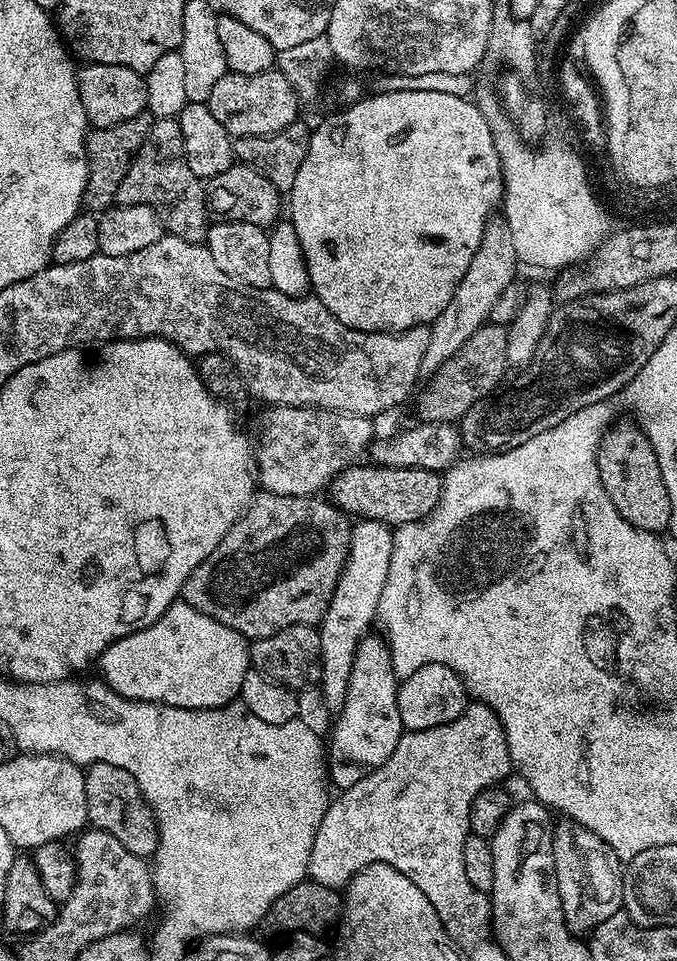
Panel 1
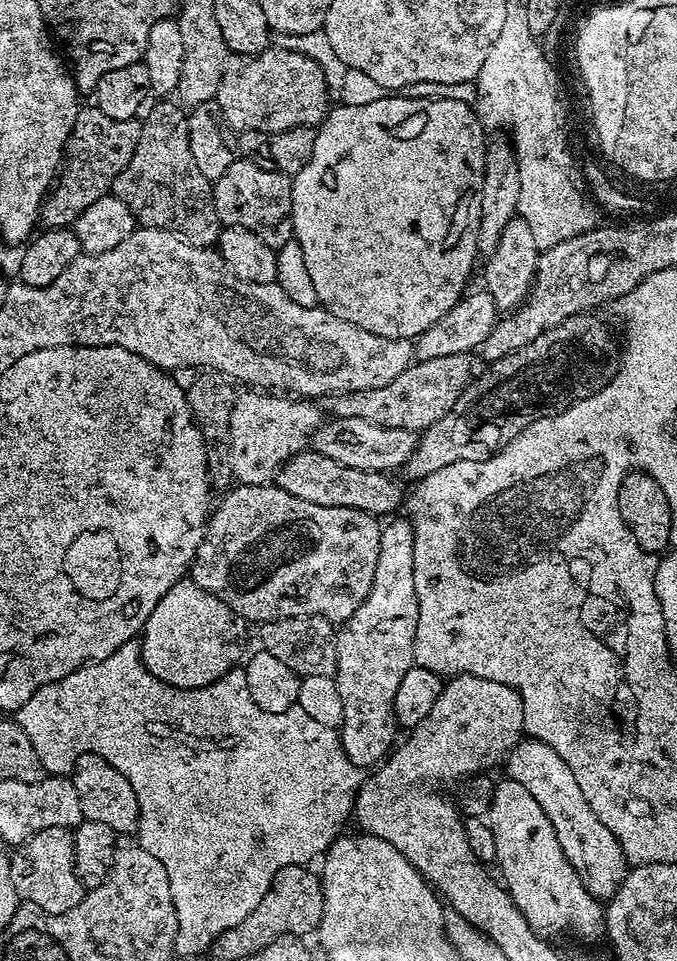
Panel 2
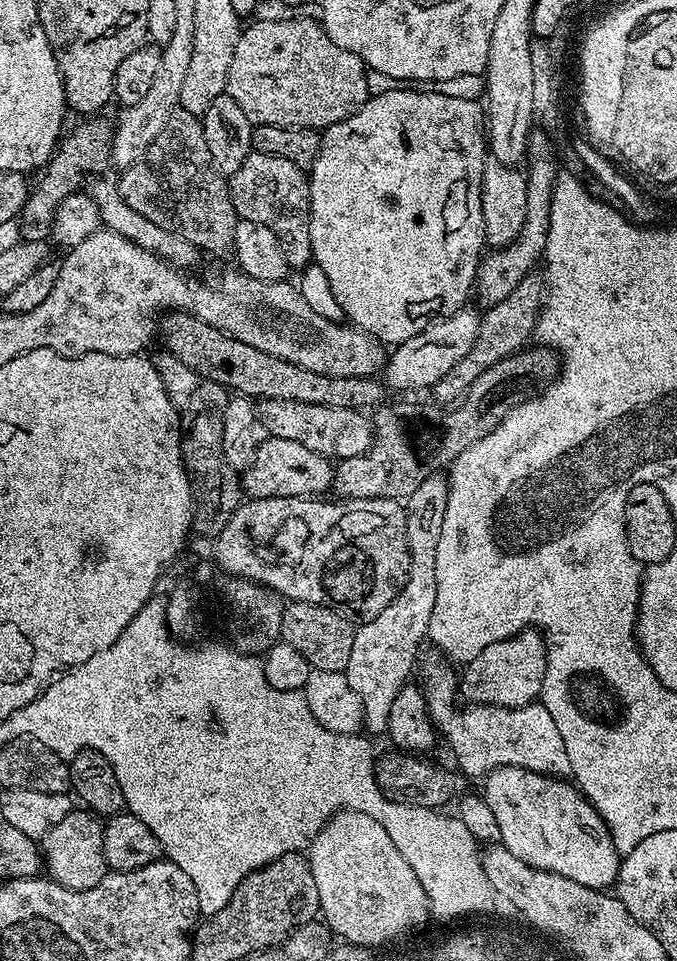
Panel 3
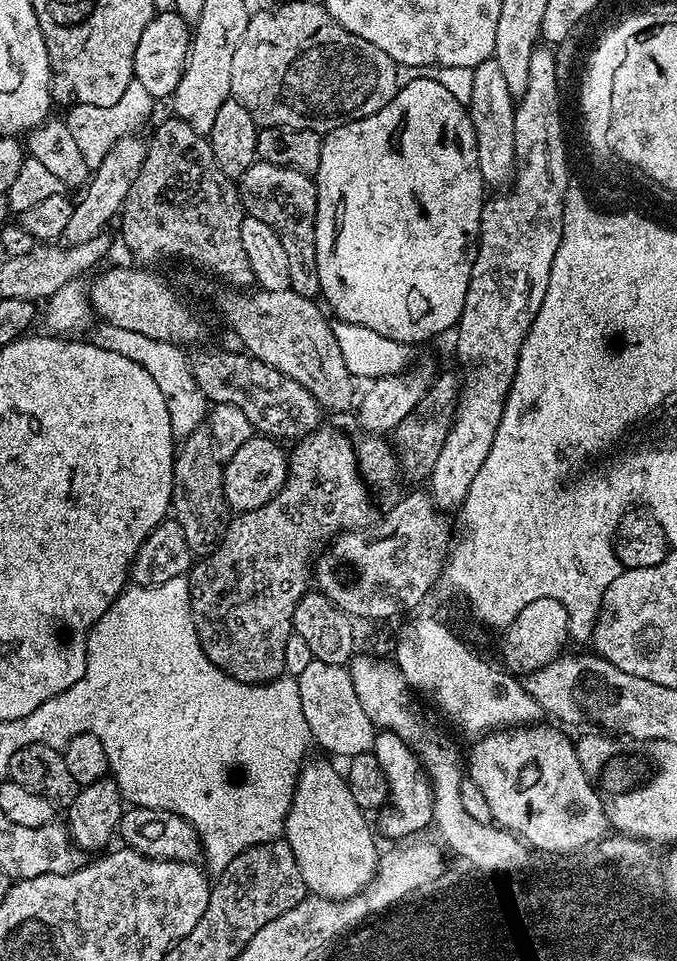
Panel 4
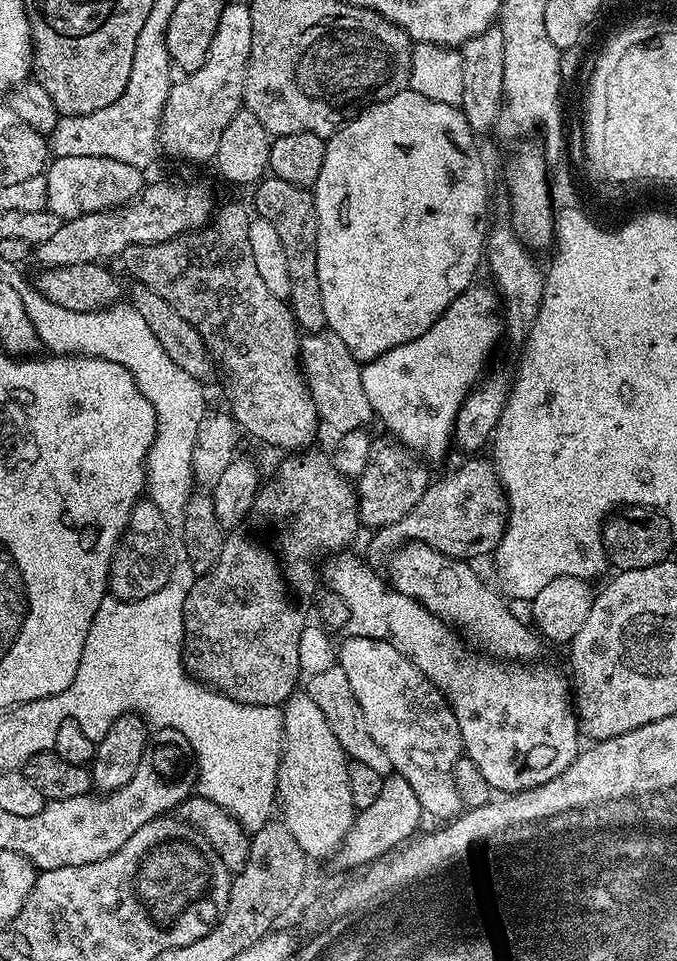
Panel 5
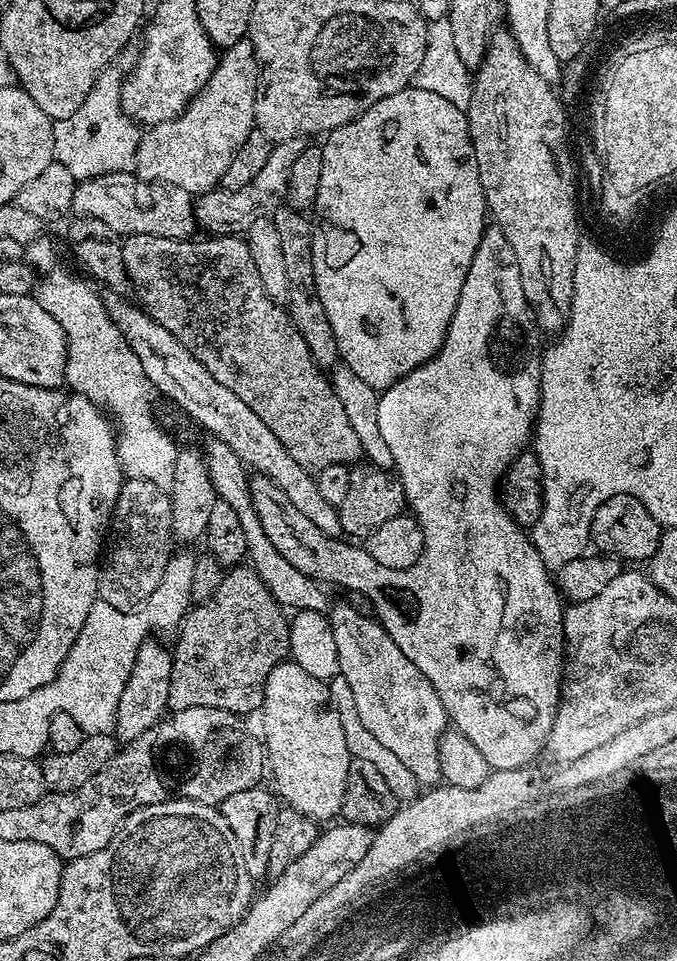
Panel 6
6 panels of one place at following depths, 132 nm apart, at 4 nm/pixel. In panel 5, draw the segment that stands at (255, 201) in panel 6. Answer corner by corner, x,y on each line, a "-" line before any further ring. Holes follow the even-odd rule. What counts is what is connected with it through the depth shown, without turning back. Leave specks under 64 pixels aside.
160,180
157,184
149,183
139,196
123,207
104,209
101,212
88,213
73,220
63,221
52,237
46,238
46,242
35,245
34,260
36,256
37,262
44,268
108,262
111,256
123,257
125,250
132,244
161,244
172,240
175,236
183,236
189,230
199,230
209,223
213,216
212,192
206,185
171,184
168,180

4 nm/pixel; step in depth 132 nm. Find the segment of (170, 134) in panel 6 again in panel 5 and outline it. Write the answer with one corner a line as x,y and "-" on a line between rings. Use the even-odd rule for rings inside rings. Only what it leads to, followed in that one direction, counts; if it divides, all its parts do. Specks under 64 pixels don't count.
225,3
218,30
206,62
196,72
189,72
171,85
160,119
159,147
180,160
215,161
222,130
230,126
234,114
242,111
244,79
252,49
252,23
247,3

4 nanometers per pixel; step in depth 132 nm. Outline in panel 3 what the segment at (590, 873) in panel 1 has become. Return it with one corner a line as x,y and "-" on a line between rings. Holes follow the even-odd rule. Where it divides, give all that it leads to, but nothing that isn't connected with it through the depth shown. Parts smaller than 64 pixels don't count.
443,659
428,660
419,669
422,691
428,707
428,716
442,740
452,747
456,755
455,767
463,772
465,777
483,778
495,768
502,768
505,764
515,768
525,768
531,772
537,772
543,776
554,776
557,778
571,777
570,757
566,755
566,746
562,743
562,734
558,734
558,725
554,718
550,718
550,710
539,702
523,704
521,708
502,708
494,704
472,704
464,706
468,708
456,708
458,701
458,676
454,671
447,668
449,665

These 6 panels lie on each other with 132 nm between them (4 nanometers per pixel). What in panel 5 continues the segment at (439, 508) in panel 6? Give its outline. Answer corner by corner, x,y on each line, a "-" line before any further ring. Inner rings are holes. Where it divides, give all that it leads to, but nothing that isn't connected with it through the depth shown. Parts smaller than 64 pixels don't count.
473,286
463,292
458,298
454,298
454,302
450,302
450,306
445,312
440,315
438,322
434,322
434,326
430,326
430,330
426,330
426,334
422,334
422,338
414,338
414,342
406,342
402,346
398,346
394,350
390,350
384,356
379,356
376,360
369,360
361,367
363,389
366,390
366,395
370,400
375,419
381,420
386,427
389,428
391,435
399,440
401,444
411,448
417,456
425,461
433,462
432,460
440,460
448,452
448,447
451,449
454,444
454,429
456,427
456,415
461,406
464,405
464,400
469,392
477,387
478,381
485,375
484,367
488,364
488,355
492,352
492,347
499,342
500,336
502,340
502,320
498,315
498,293
495,287
487,286
488,288
479,288
-
337,551
337,556
332,556
325,562
324,572
322,568
323,583
324,580
328,583
327,591
340,595
343,602
346,602
349,610
347,631
353,636
374,638
394,646
398,654
405,656
444,695
452,708
454,718
458,718
458,730
462,734
467,759
474,761
478,770
482,770
482,778
486,778
486,782
490,782
490,786
497,793
513,794
525,792
534,786
542,786
561,776
582,751
578,716
570,694
568,698
568,688
564,685
563,678
548,668
509,666
487,655
471,656
464,649
465,641
449,625
430,614
430,610
426,610
420,601
406,598
406,594
392,587
383,575
378,576
358,557
351,556
350,552

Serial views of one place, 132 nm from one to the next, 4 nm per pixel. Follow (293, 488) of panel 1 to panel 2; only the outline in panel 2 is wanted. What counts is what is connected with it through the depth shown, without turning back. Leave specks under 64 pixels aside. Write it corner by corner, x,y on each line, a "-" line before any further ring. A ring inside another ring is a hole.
244,390
239,393
234,402
234,410
230,414
230,430
228,431
228,461
232,463
232,475
241,484
267,484
277,479
277,473
292,456
305,451
311,438
322,423
322,408
319,403
308,398
293,398
288,394
273,394
268,390

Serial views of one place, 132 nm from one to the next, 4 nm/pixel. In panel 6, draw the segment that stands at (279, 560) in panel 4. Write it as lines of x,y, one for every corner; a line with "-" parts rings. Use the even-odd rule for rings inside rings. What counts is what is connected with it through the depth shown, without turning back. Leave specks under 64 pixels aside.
236,566
225,571
218,590
214,590
210,598
193,603
178,625
180,637
176,640
176,648
174,644
171,649
169,709
181,712
202,706
234,712
241,718
247,717
247,712
259,713
264,707
264,687
270,670
285,663
290,656
288,622
285,609
271,596
252,567

